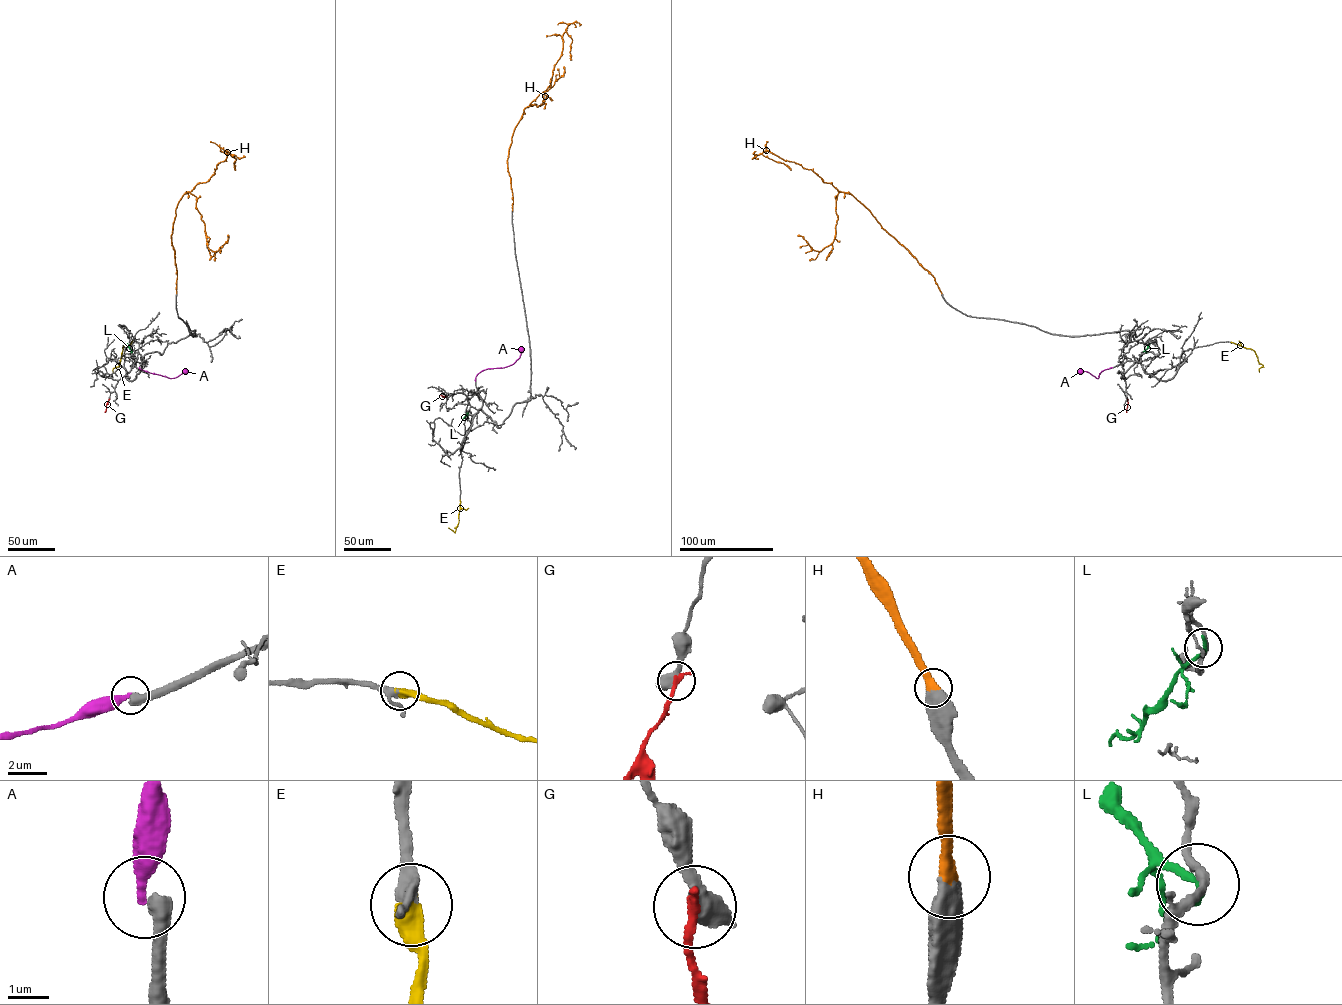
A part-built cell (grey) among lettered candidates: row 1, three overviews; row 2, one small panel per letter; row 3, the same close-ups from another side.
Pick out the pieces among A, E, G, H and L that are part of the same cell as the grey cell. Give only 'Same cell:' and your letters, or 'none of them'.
Same cell: E, H

